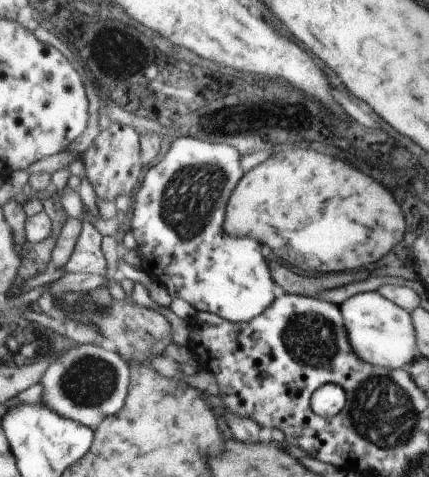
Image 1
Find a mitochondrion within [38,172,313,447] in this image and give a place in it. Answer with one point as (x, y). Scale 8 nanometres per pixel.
(86, 380)

